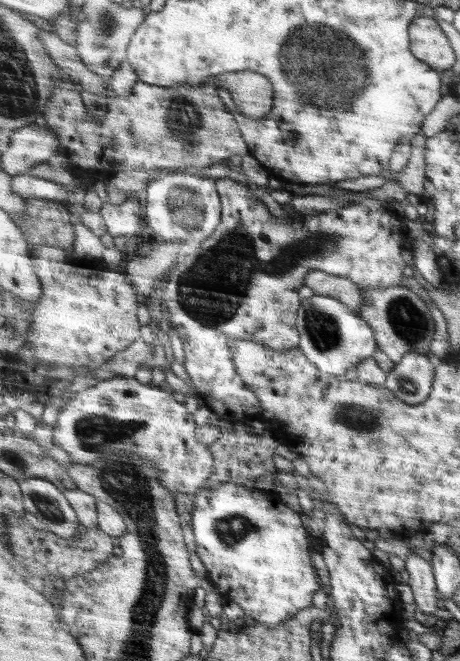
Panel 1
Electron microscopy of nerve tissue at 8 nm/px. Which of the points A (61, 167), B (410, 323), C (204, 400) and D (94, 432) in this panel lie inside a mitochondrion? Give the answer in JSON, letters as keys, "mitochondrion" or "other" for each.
{"A":"other","B":"mitochondrion","C":"other","D":"mitochondrion"}

